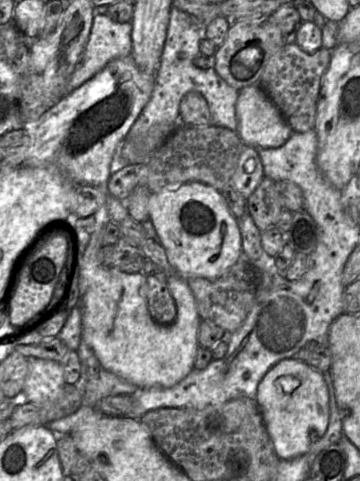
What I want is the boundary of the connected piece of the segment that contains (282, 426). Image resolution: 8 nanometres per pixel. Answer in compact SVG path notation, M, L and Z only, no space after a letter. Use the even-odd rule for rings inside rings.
M287 358L274 364L259 382L255 402L279 459L307 453L327 430L330 418L328 387L322 372L305 361Z

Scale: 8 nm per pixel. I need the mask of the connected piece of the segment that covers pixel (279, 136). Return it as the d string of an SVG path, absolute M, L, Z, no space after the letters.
M259 84L239 91L236 118L238 136L245 145L254 148L278 148L293 133L282 113Z

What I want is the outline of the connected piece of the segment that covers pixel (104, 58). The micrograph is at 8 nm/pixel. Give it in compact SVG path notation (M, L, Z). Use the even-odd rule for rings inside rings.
M96 13L88 41L82 53L82 59L84 64L87 64L87 70L95 68L95 73L98 73L109 62L130 56L132 54L132 28L131 22L118 23L106 14Z

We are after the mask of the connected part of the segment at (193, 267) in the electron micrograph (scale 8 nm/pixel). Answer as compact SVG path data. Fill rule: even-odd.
M186 182L151 193L148 212L158 243L165 249L171 266L184 279L217 279L237 262L243 252L237 219L231 214L224 197L209 185Z

